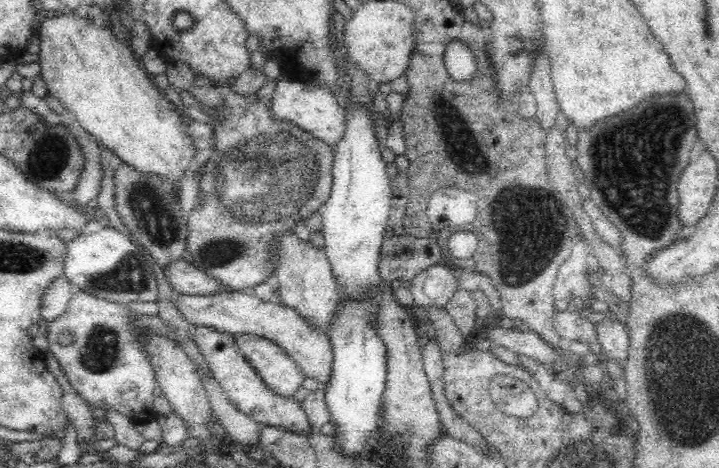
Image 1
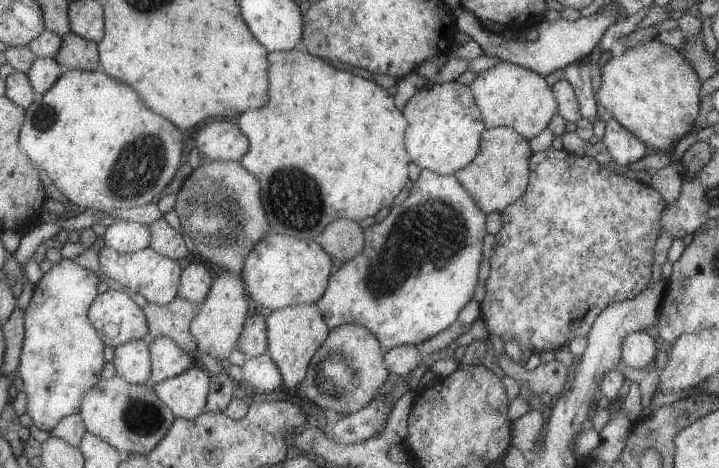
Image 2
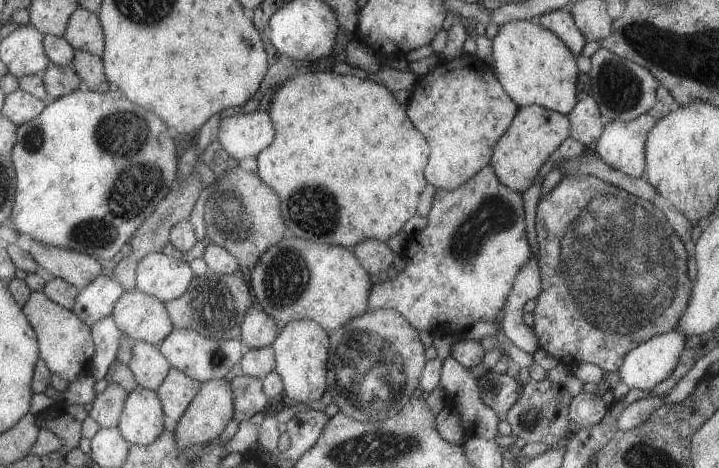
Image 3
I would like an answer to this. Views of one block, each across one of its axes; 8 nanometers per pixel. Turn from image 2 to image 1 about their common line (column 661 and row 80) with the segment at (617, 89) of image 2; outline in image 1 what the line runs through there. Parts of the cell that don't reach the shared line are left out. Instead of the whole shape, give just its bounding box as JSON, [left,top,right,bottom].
[36,10,197,183]

